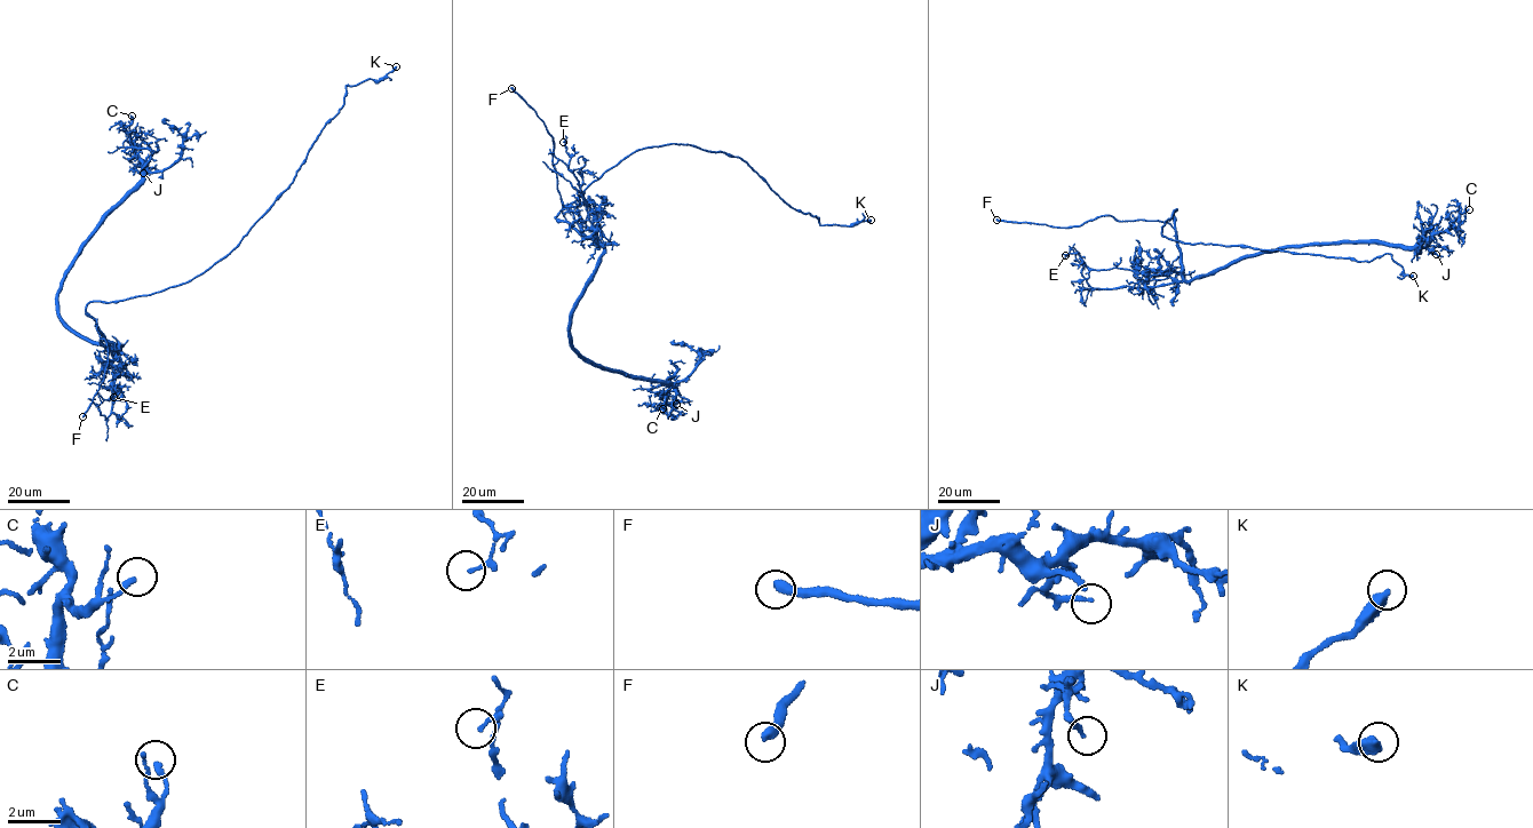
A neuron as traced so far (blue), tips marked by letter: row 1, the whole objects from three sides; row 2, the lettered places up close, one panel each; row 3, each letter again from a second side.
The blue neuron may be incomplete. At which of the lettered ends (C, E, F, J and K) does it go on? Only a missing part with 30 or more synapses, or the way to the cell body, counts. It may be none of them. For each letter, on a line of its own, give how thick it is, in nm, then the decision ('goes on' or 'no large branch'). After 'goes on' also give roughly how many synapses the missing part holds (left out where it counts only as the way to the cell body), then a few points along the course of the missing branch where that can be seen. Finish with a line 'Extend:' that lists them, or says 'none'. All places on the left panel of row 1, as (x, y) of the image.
C: calibre 190 nm; no large branch
E: calibre 160 nm; no large branch
F: calibre 400 nm; goes on; course (82, 416), (71, 419), (63, 426), (132, 407)
J: calibre 190 nm; no large branch
K: calibre 460 nm; no large branch
Extend: F

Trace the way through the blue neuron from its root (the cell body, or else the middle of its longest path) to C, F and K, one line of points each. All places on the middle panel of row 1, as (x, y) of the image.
C: (560, 213), (556, 220), (603, 249), (572, 315), (573, 350), (667, 383), (662, 408)
F: (560, 213), (556, 220), (566, 221), (553, 161), (553, 137), (535, 110), (511, 88)
K: (560, 213), (634, 152), (682, 143), (740, 158), (783, 201), (816, 216), (821, 225), (849, 227), (871, 220)

